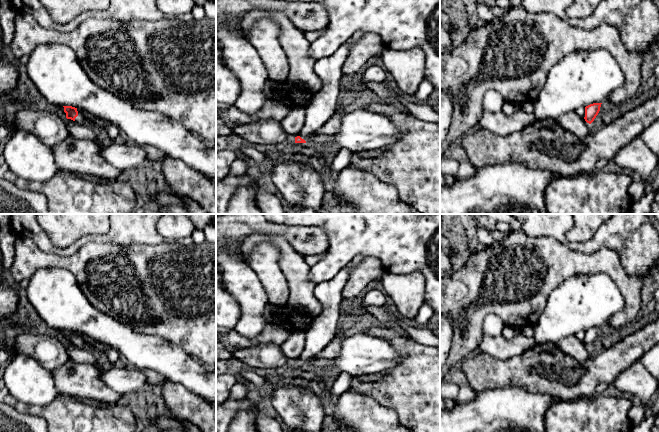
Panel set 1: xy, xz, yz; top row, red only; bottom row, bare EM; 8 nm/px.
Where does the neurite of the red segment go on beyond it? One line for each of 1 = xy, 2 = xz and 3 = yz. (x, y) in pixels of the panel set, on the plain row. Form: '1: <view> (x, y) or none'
1: xy (79, 343)
2: xz (325, 326)
3: none

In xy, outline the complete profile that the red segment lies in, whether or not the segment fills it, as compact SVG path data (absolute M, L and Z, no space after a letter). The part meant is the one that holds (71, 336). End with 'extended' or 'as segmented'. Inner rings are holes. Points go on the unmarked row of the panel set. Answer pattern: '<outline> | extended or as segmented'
M63 330L66 342L75 345L81 349L89 349L88 345L81 339L78 338L77 332L72 330Z | extended

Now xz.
M355 256L331 280L315 285L313 294L322 304L320 315L314 317L311 326L305 332L305 348L295 367L306 367L312 358L326 347L336 336L340 325L340 305L342 290L348 280L351 269L365 257Z | extended

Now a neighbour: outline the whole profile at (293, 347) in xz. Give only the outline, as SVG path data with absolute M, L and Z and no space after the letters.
M292 332L288 339L280 345L280 348L289 360L299 360L305 348L305 332Z

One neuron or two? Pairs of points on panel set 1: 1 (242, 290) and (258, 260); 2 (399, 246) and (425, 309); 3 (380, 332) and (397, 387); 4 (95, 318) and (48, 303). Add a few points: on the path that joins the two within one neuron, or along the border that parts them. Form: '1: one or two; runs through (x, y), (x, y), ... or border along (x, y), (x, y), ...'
1: two; border along (247, 264), (265, 290)
2: two; border along (425, 301), (429, 306)
3: one; runs through (395, 341), (405, 351), (405, 372)
4: one; runs through (83, 317), (60, 303)

